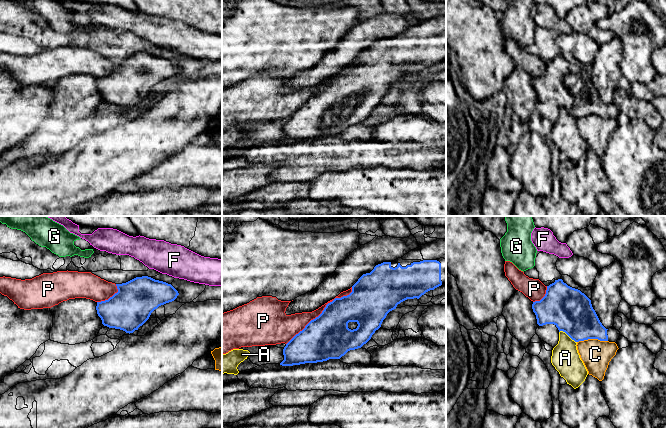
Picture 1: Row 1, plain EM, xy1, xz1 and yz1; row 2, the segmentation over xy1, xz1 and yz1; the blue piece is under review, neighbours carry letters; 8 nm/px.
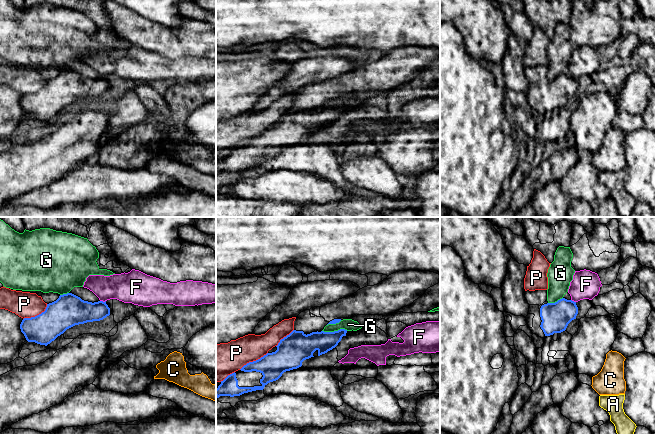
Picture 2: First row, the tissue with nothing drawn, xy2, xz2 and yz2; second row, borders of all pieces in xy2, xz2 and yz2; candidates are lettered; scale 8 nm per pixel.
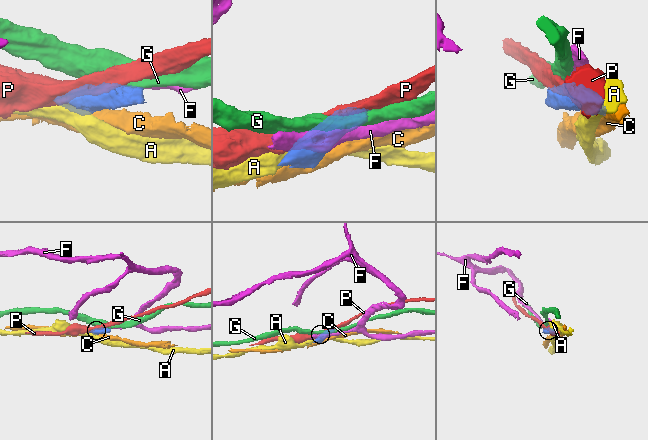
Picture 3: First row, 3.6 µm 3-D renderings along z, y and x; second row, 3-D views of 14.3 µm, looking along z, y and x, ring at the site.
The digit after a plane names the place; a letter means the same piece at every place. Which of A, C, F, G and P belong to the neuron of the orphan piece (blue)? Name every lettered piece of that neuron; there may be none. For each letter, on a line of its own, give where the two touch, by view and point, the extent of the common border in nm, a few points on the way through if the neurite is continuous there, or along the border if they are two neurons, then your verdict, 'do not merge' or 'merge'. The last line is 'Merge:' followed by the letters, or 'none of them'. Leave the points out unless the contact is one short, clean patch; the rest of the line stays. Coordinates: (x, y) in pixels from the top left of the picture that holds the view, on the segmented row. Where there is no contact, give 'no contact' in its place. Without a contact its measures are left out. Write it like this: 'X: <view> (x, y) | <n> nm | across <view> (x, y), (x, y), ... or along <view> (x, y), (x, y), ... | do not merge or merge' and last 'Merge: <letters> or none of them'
A: yz1 (568, 335) | 170 nm | do not merge
C: yz1 (592, 338) | 240 nm | do not merge
F: xy2 (102, 301) | 50 nm | along xy2 (100, 300), (105, 301) | do not merge
G: xz2 (334, 331) | 200 nm | do not merge
P: xz1 (322, 312) | 700 nm | do not merge
Merge: none of them

